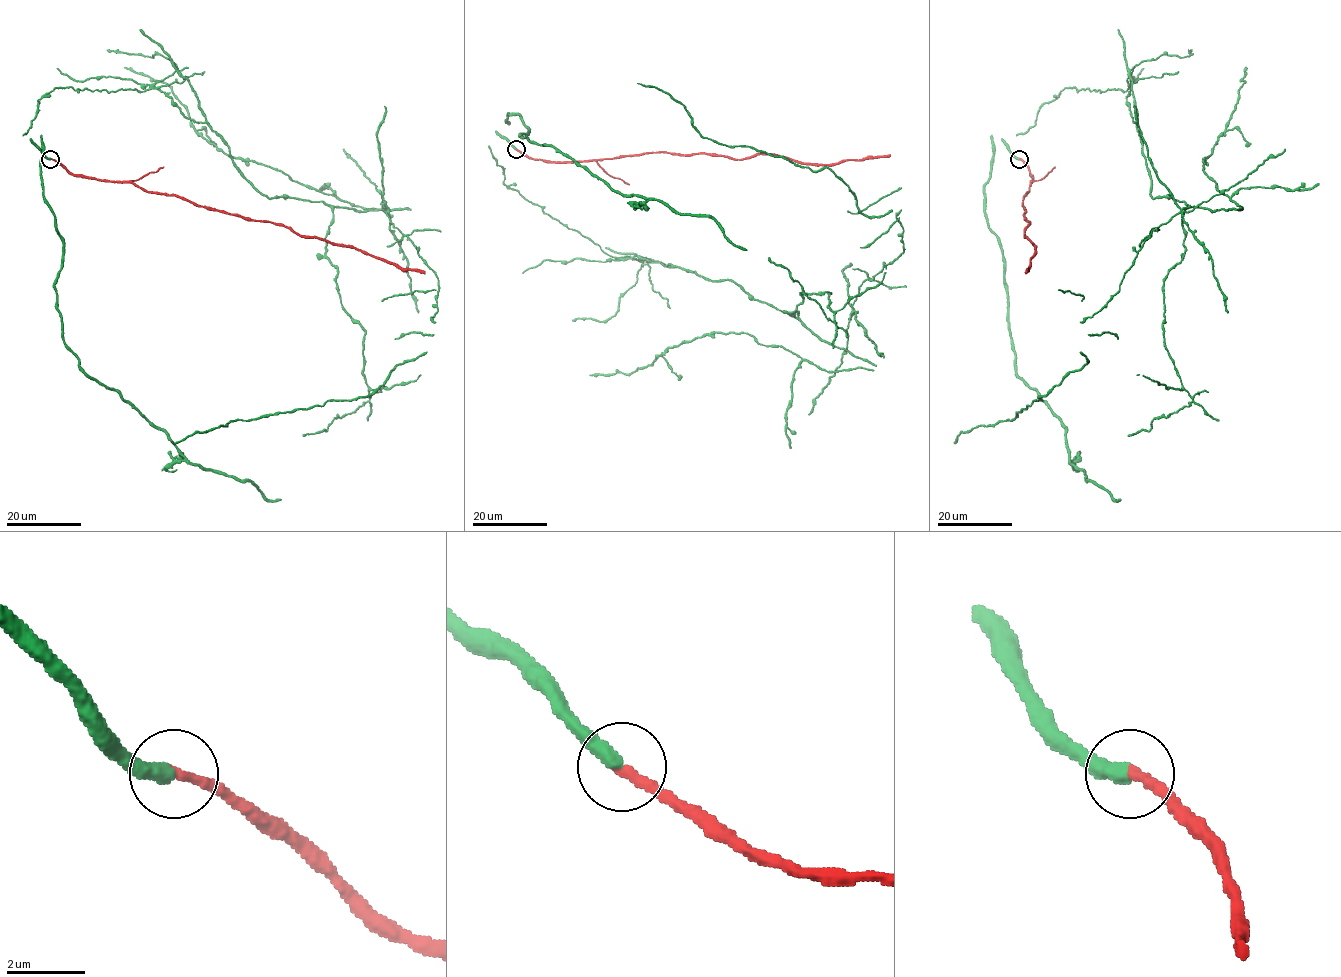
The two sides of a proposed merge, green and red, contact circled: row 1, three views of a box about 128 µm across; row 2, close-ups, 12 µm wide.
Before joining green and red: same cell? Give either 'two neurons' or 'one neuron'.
two neurons

